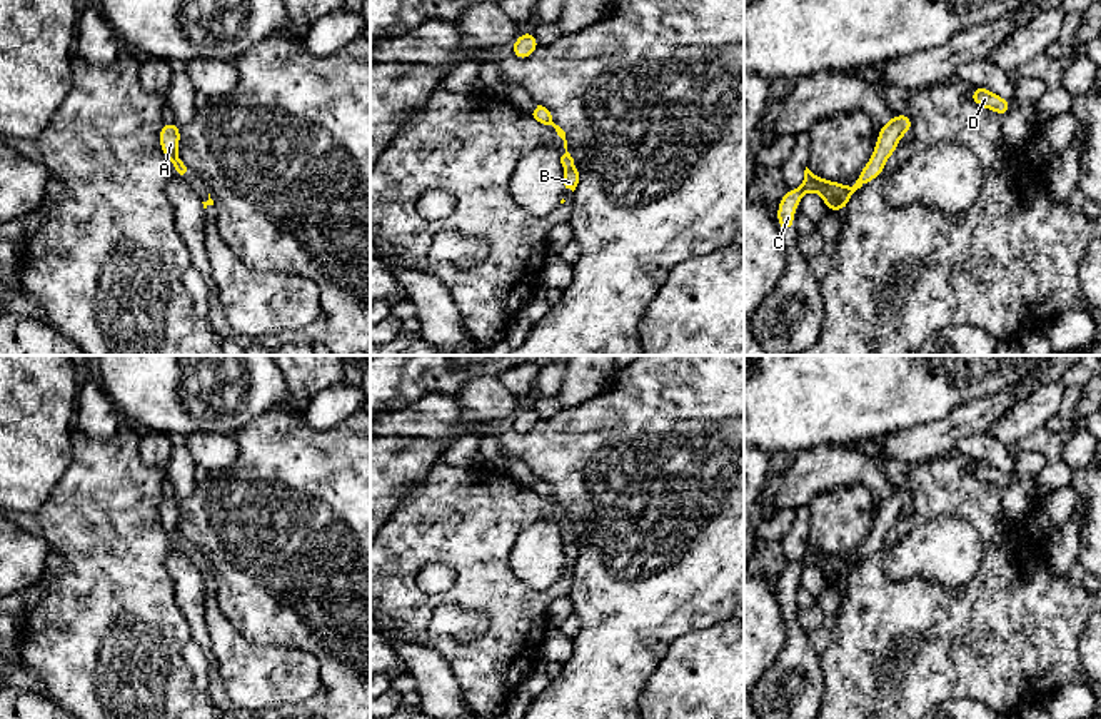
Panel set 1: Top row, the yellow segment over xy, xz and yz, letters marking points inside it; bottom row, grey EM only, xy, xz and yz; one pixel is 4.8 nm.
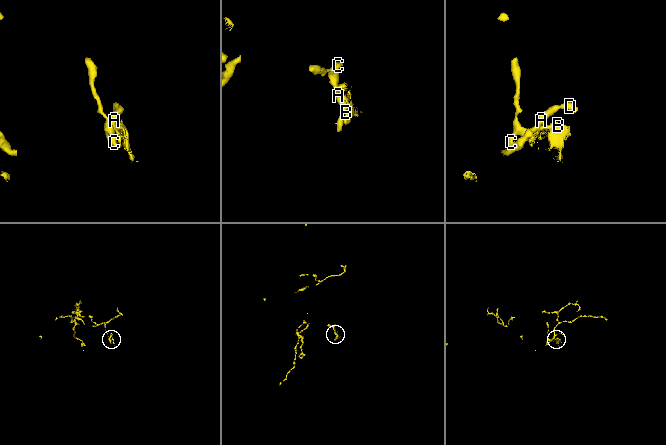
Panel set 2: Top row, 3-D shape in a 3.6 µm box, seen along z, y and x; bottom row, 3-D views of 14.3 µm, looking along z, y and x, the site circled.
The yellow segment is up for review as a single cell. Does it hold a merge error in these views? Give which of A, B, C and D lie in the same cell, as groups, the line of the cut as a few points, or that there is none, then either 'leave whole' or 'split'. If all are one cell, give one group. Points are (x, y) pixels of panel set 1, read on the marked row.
A C D / B | xy (177, 157), (170, 162) | split

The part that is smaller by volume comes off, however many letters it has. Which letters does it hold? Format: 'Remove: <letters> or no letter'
Remove: B

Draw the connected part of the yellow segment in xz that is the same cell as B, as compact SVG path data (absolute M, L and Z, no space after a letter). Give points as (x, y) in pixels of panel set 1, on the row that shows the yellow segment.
M550 122L547 125L552 125L556 128L557 135L564 140L566 153L561 157L561 163L562 163L562 170L564 170L564 185L566 185L566 189L571 189L574 192L579 184L579 172L577 172L574 158L567 152L566 132L554 122Z

